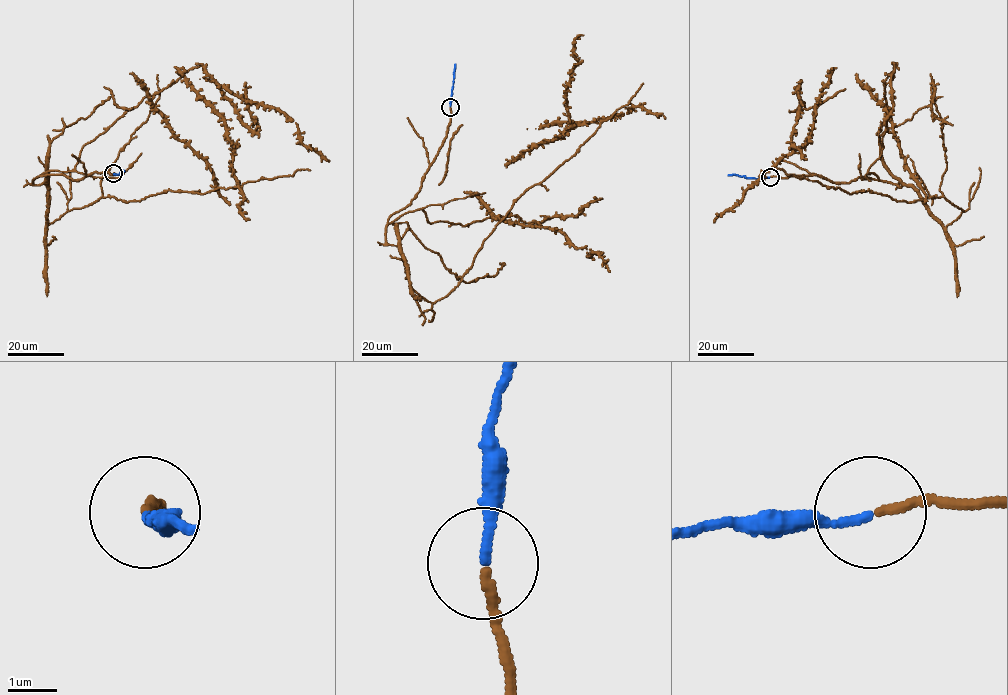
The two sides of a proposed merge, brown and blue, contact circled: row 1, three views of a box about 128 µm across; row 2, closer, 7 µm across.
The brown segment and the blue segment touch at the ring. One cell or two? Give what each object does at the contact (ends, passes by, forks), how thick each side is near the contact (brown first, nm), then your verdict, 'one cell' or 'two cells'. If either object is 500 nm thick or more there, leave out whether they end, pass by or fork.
brown ends; blue ends; calibres 180 and 170 nm; one cell

